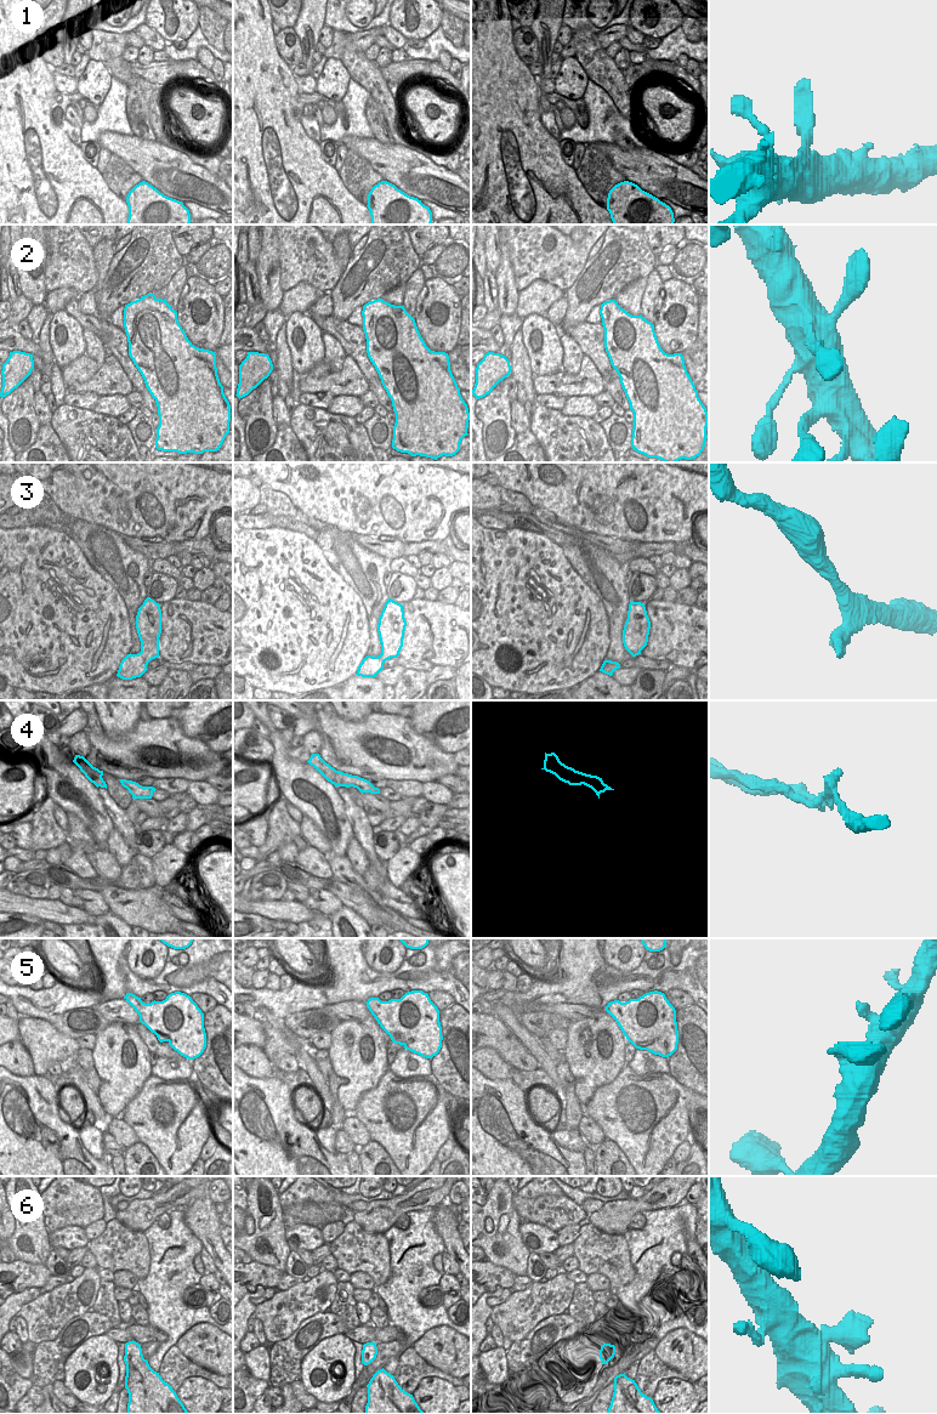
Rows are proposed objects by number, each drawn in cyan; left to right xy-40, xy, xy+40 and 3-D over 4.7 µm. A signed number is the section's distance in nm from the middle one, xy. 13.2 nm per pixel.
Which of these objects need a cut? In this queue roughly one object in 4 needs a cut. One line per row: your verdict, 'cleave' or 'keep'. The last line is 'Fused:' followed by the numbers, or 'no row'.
1: keep
2: keep
3: keep
4: cleave
5: keep
6: keep
Fused: 4

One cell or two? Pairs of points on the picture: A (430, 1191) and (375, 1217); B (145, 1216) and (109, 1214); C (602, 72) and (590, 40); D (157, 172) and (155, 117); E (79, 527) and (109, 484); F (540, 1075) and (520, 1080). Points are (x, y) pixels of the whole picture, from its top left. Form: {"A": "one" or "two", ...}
{"A": "one", "B": "two", "C": "one", "D": "two", "E": "two", "F": "one"}

